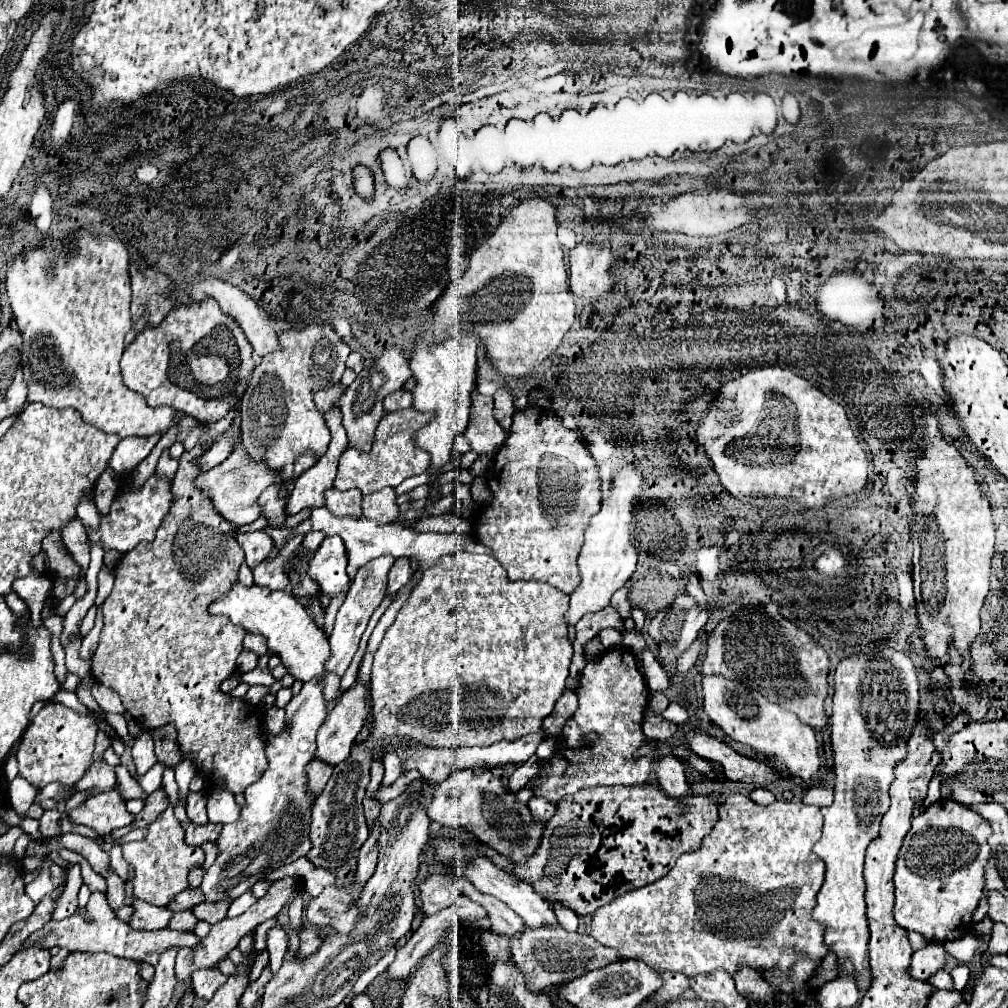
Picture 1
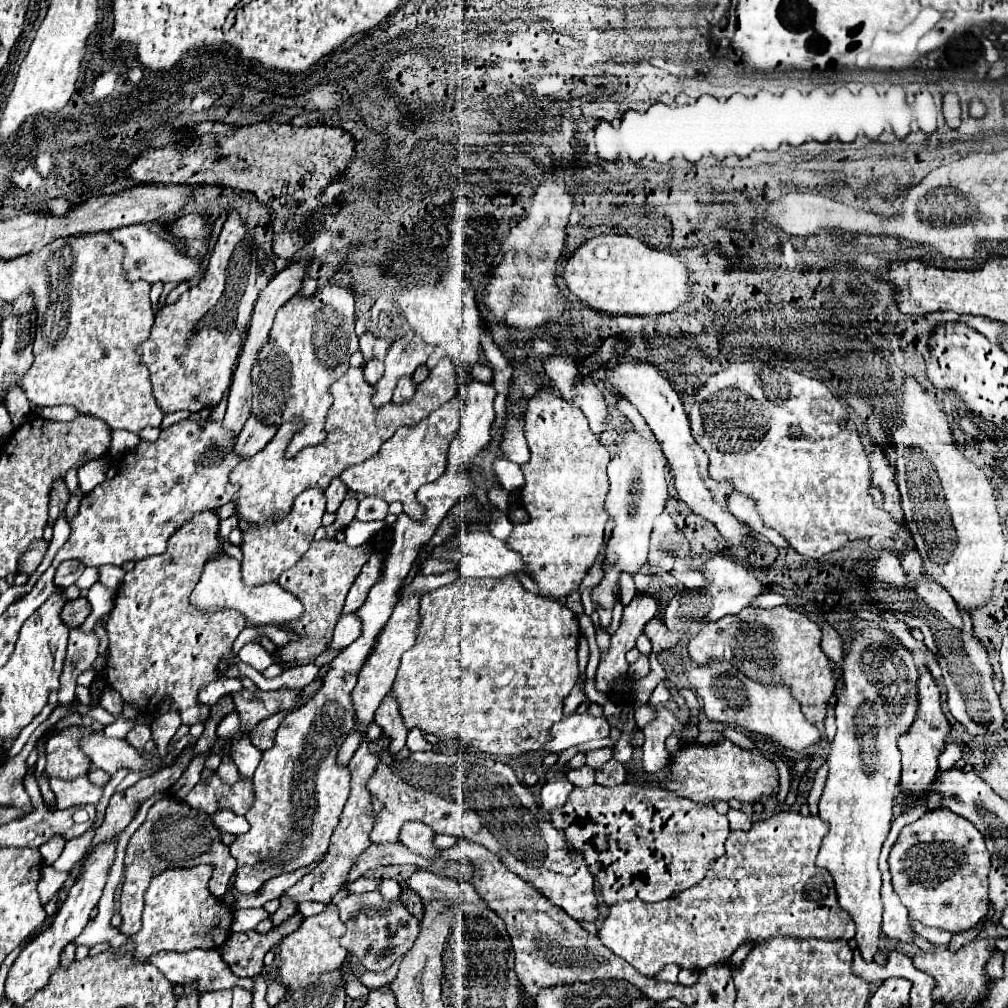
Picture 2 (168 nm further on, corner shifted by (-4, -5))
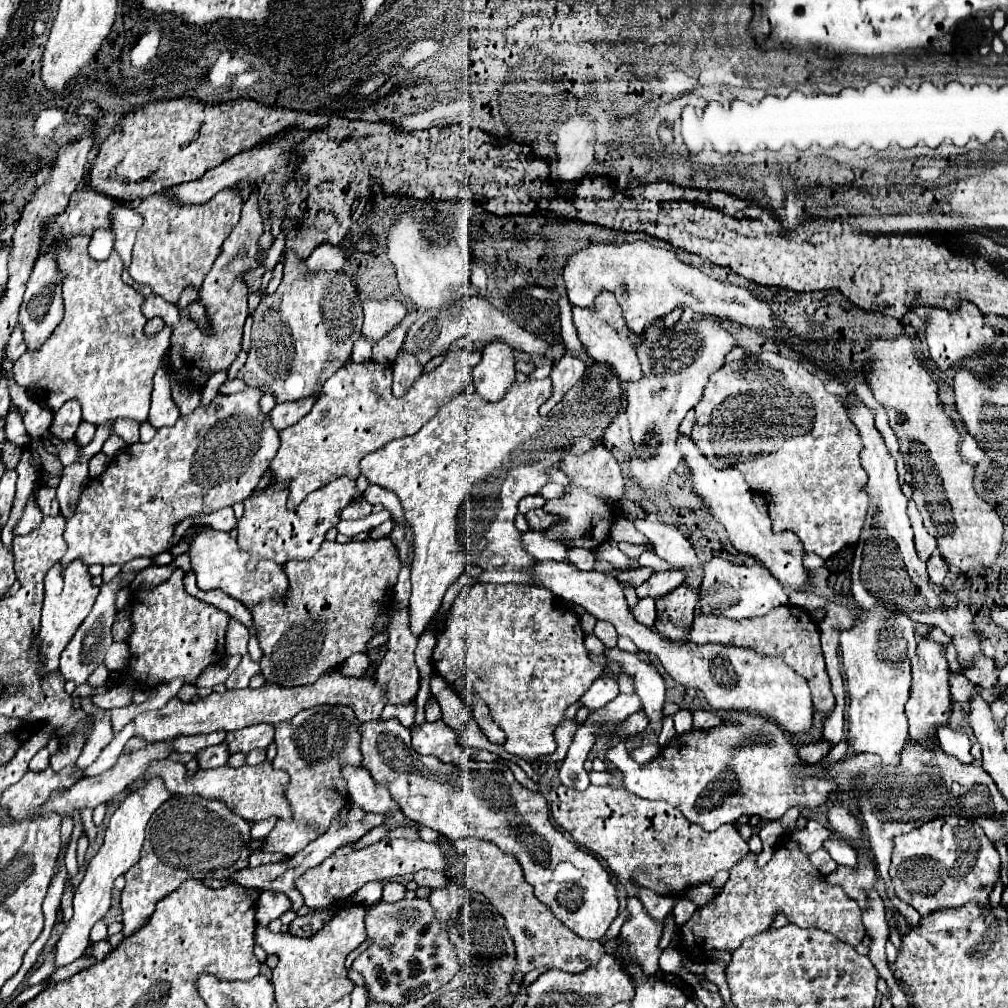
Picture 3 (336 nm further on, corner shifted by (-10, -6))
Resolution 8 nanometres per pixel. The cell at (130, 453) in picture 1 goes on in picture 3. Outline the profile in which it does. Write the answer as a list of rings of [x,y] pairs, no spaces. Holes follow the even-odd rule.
[[[223,370],[222,372],[217,372],[213,374],[206,386],[203,388],[204,391],[202,392],[202,400],[200,402],[201,407],[207,406],[217,395],[219,387],[227,380],[227,373],[228,370]]]

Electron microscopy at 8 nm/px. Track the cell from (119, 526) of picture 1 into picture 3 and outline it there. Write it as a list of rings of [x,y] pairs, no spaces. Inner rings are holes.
[[[246,388],[244,392],[230,396],[216,396],[204,410],[180,416],[174,426],[160,428],[150,442],[136,442],[112,458],[104,474],[88,482],[80,496],[76,514],[66,522],[64,540],[68,550],[62,556],[60,566],[74,560],[110,566],[124,564],[140,556],[152,558],[172,548],[172,536],[180,522],[212,514],[246,500],[268,470],[268,464],[280,446],[278,432],[272,430],[268,416],[260,412],[260,396],[262,392],[258,388]]]

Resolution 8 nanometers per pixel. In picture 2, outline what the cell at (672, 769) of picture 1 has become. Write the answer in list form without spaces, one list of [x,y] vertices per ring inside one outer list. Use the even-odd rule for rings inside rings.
[[[654,707],[656,715],[654,719],[642,727],[644,733],[644,755],[642,755],[642,767],[646,773],[656,773],[658,769],[666,767],[670,761],[670,755],[666,751],[664,741],[673,733],[681,733],[683,740],[696,740],[699,735],[698,728],[684,731],[684,723],[680,723],[674,713],[666,707]]]

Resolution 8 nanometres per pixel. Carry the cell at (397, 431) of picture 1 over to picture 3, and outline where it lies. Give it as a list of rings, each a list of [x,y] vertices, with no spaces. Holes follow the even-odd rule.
[[[596,364],[596,366],[590,368],[590,372],[584,376],[584,380],[582,380],[578,386],[574,386],[572,390],[568,390],[568,394],[564,396],[564,410],[558,410],[558,416],[540,416],[540,414],[538,414],[538,408],[544,404],[544,400],[550,398],[550,394],[552,394],[552,382],[550,382],[550,378],[544,378],[544,380],[526,380],[524,384],[514,384],[514,386],[506,392],[506,396],[504,396],[500,402],[484,402],[476,392],[474,392],[474,394],[462,392],[462,394],[458,394],[456,398],[452,398],[448,404],[444,404],[444,406],[438,410],[438,414],[436,414],[430,422],[426,422],[416,434],[404,436],[404,438],[396,438],[396,440],[388,442],[382,450],[376,450],[376,452],[372,452],[372,454],[368,454],[368,456],[362,458],[362,462],[360,462],[360,472],[368,478],[370,484],[378,484],[378,486],[382,486],[382,488],[394,492],[394,494],[400,498],[400,504],[402,504],[402,508],[404,508],[406,520],[408,520],[408,524],[412,526],[412,532],[414,532],[414,560],[412,560],[412,576],[410,576],[410,578],[412,578],[412,596],[410,596],[410,606],[408,606],[410,630],[414,636],[420,636],[420,634],[426,630],[426,626],[430,624],[430,620],[432,620],[434,614],[436,614],[436,608],[440,608],[440,604],[442,604],[442,598],[444,598],[446,588],[464,572],[464,568],[466,568],[470,562],[482,566],[484,570],[498,570],[498,568],[502,568],[504,564],[506,564],[506,570],[518,570],[518,568],[528,568],[528,566],[532,566],[532,564],[536,562],[536,560],[534,560],[532,556],[528,556],[528,554],[522,550],[522,546],[520,546],[520,532],[518,532],[516,526],[514,526],[514,516],[518,514],[518,502],[520,502],[520,498],[524,498],[524,496],[528,496],[528,494],[538,494],[538,492],[540,492],[540,488],[546,484],[546,474],[544,474],[544,470],[556,466],[556,462],[562,458],[562,452],[564,452],[566,448],[570,448],[570,450],[574,448],[576,452],[582,452],[582,450],[590,448],[590,444],[592,444],[594,440],[600,440],[600,438],[602,438],[604,430],[608,428],[608,424],[612,422],[614,414],[618,412],[622,386],[620,386],[620,380],[618,380],[604,364]],[[464,504],[470,504],[470,510],[462,510]],[[484,548],[490,548],[490,558],[488,558],[488,560],[482,558],[482,554],[480,554],[480,550],[484,550]]]

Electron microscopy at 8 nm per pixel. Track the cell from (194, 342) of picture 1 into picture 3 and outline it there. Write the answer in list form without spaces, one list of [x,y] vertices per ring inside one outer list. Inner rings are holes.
[[[250,194],[242,208],[242,218],[234,226],[232,234],[226,238],[220,256],[216,258],[212,270],[204,278],[198,290],[198,302],[206,308],[208,314],[208,328],[198,326],[194,318],[186,318],[180,310],[166,302],[164,298],[152,294],[144,302],[146,316],[160,316],[168,328],[172,328],[170,348],[168,348],[168,368],[174,376],[182,378],[184,382],[200,388],[208,382],[208,378],[216,372],[230,368],[230,364],[238,358],[242,350],[242,326],[248,316],[248,294],[250,290],[244,286],[244,270],[252,266],[260,266],[260,236],[264,234],[264,220],[258,214],[258,198]]]

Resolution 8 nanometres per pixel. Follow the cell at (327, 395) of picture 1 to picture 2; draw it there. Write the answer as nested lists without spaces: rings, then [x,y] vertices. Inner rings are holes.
[[[444,357],[438,361],[438,365],[430,371],[430,377],[422,381],[414,393],[414,397],[402,405],[388,403],[382,409],[372,405],[374,387],[364,381],[364,369],[362,367],[350,367],[332,387],[330,395],[334,397],[334,405],[328,413],[326,421],[326,441],[316,447],[306,447],[298,451],[292,459],[284,457],[284,451],[294,437],[296,431],[304,427],[300,419],[292,419],[284,423],[276,437],[266,445],[266,449],[258,451],[254,457],[242,459],[234,471],[230,473],[230,481],[240,485],[238,497],[234,497],[238,513],[248,523],[262,523],[266,517],[282,519],[292,509],[292,501],[302,489],[320,487],[326,489],[334,477],[340,477],[344,469],[350,465],[362,463],[368,457],[376,455],[384,441],[388,441],[396,429],[400,427],[412,427],[420,423],[424,417],[428,417],[434,409],[438,409],[442,403],[450,401],[456,395],[458,389],[458,369],[452,365],[450,357]]]

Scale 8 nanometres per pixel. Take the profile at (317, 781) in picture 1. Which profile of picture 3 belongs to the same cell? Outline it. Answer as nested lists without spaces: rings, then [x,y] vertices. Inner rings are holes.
[[[340,672],[330,676],[320,676],[314,684],[308,686],[296,686],[296,688],[284,688],[278,684],[264,684],[256,690],[244,688],[244,690],[226,690],[224,694],[212,692],[206,698],[200,698],[196,702],[180,702],[178,698],[172,698],[164,708],[142,712],[136,716],[136,736],[146,738],[148,742],[156,740],[172,740],[176,736],[190,736],[190,734],[210,734],[214,730],[240,730],[244,726],[254,724],[272,724],[292,720],[300,710],[312,708],[318,704],[348,704],[354,708],[356,718],[360,722],[372,722],[380,718],[380,712],[384,708],[384,692],[376,686],[376,680],[372,678],[348,678]]]

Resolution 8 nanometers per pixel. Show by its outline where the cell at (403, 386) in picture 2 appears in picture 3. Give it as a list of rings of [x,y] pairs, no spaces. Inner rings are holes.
[[[400,352],[398,358],[392,364],[394,370],[394,382],[392,382],[392,392],[394,396],[404,396],[404,392],[408,392],[408,388],[412,386],[412,382],[422,374],[422,366],[418,364],[418,360],[408,354],[408,352]]]

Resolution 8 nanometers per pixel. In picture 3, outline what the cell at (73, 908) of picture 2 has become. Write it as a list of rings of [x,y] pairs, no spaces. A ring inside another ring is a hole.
[[[160,778],[150,780],[142,790],[128,794],[128,798],[120,804],[120,808],[110,818],[110,824],[104,832],[104,842],[96,856],[88,862],[86,874],[80,882],[80,886],[74,892],[74,914],[70,922],[64,924],[64,932],[60,934],[56,942],[56,960],[54,966],[62,968],[84,956],[88,944],[90,944],[90,930],[92,926],[104,918],[104,914],[110,910],[110,896],[114,888],[114,880],[120,874],[126,874],[140,858],[140,848],[144,842],[144,830],[150,820],[150,816],[156,812],[156,808],[170,798],[170,792],[164,788],[164,782]]]

